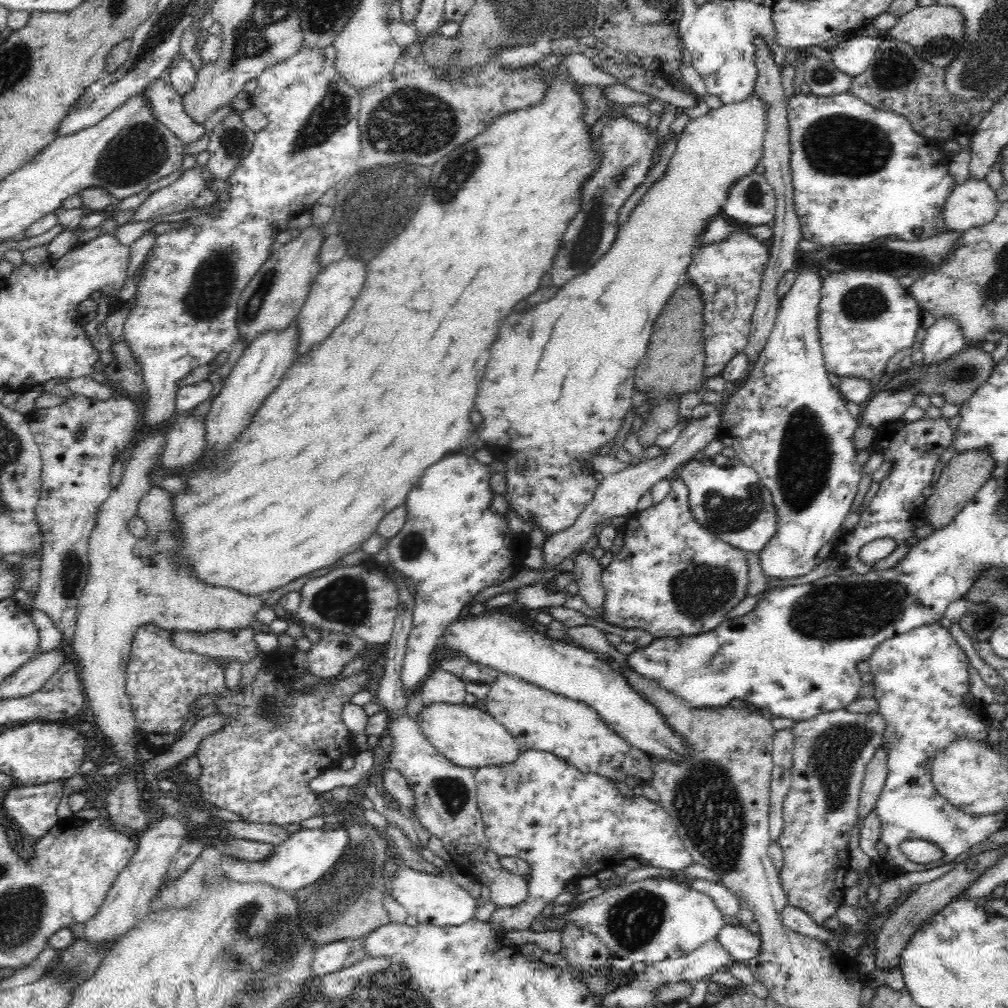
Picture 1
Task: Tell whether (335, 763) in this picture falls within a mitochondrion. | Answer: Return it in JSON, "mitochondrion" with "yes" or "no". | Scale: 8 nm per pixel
{"mitochondrion":"no"}

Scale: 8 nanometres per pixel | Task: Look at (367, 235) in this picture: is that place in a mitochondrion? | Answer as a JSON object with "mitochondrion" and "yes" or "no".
{"mitochondrion":"yes"}

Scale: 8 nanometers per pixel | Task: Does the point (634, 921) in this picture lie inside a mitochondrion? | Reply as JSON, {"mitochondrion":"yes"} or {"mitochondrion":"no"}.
{"mitochondrion":"yes"}

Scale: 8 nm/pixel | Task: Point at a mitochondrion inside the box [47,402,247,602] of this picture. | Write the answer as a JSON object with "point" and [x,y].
{"point":[70,572]}

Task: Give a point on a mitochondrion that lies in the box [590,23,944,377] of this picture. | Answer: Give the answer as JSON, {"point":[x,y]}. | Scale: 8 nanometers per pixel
{"point":[837,145]}

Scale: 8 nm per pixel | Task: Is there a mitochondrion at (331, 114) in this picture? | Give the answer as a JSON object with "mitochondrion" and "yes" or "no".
{"mitochondrion":"yes"}

